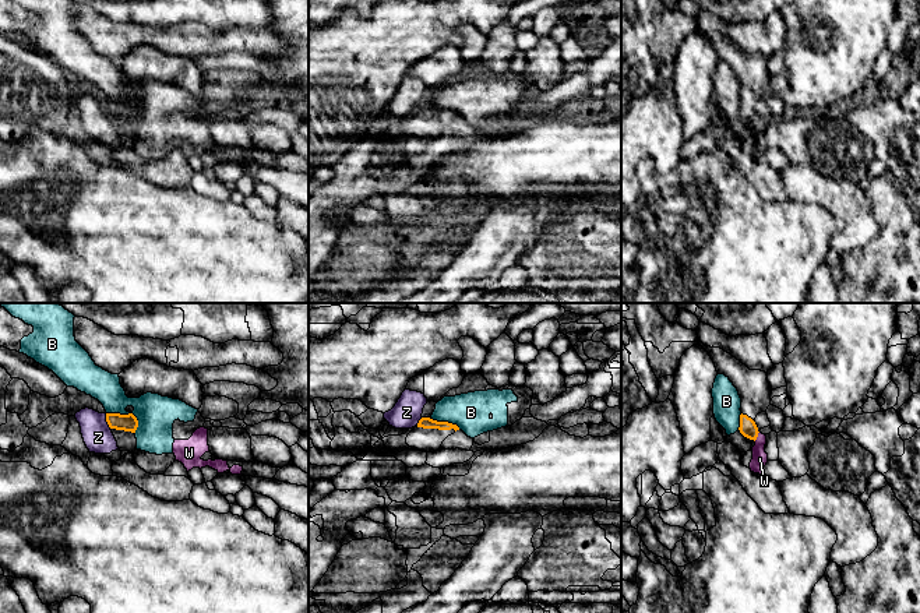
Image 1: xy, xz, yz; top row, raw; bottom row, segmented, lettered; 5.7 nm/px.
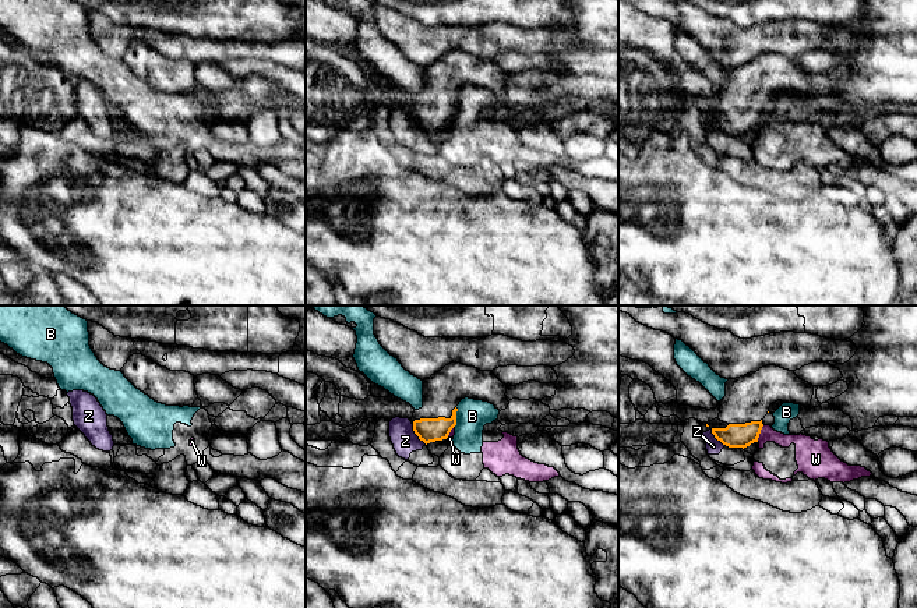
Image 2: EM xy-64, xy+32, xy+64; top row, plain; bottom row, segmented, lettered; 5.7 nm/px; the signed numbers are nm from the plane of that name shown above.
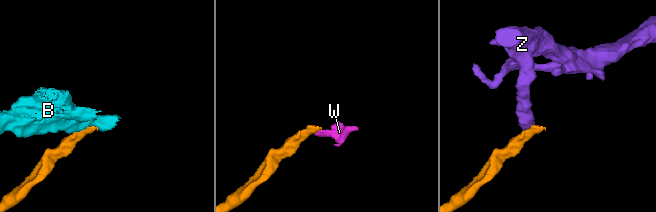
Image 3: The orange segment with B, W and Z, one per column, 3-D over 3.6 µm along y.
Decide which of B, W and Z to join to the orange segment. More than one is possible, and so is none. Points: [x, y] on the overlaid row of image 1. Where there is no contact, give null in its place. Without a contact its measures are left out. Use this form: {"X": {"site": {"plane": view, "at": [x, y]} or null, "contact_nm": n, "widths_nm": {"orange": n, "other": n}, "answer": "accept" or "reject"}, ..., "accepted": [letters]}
{"B": {"site": {"plane": "xy", "at": [129, 414]}, "contact_nm": 200, "widths_nm": {"orange": 100, "other": 220}, "answer": "reject"}, "W": {"site": {"plane": "yz", "at": [757, 436]}, "contact_nm": 60, "widths_nm": {"orange": 100, "other": 90}, "answer": "reject"}, "Z": {"site": {"plane": "xy", "at": [106, 421]}, "contact_nm": 90, "widths_nm": {"orange": 100, "other": 170}, "answer": "reject"}, "accepted": []}

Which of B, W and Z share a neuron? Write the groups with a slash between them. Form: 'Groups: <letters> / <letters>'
Groups: B W / Z

